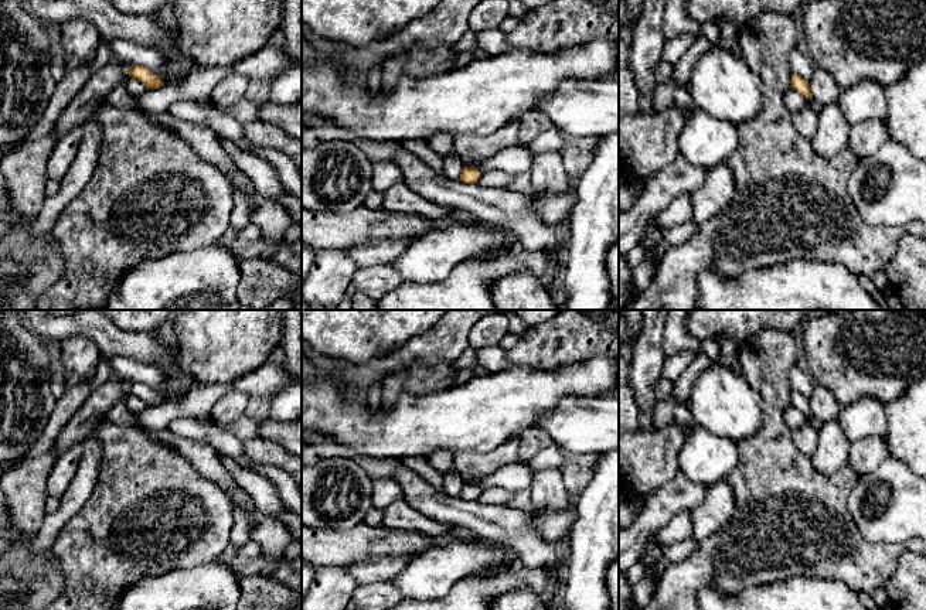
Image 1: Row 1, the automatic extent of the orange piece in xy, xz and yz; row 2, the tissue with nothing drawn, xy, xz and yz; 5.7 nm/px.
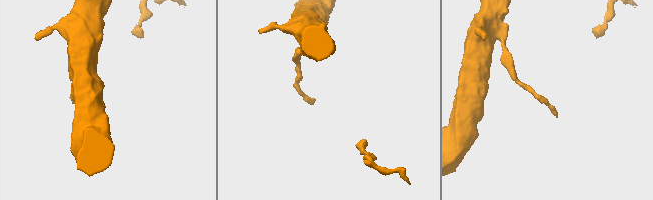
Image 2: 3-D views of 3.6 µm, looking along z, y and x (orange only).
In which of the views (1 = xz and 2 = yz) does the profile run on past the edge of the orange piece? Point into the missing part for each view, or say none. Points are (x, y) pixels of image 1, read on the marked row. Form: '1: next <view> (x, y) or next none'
1: next none
2: next none

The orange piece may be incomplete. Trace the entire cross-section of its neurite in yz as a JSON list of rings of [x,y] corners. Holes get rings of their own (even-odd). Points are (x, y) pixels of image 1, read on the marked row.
[[[791,74],[791,85],[790,85],[790,88],[797,91],[806,99],[811,99],[808,81],[803,79],[800,75]]]

